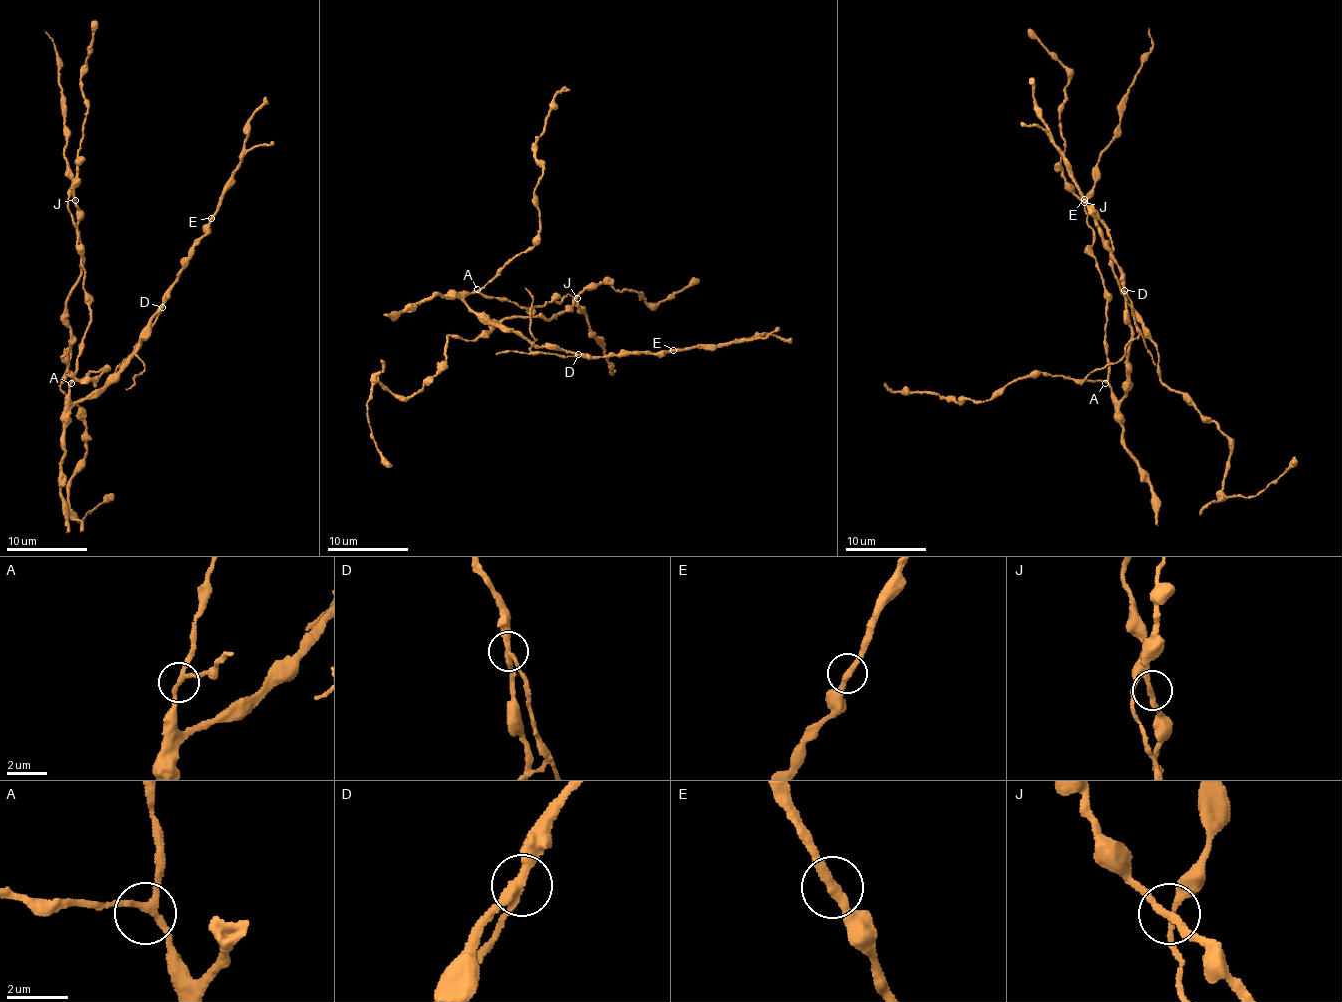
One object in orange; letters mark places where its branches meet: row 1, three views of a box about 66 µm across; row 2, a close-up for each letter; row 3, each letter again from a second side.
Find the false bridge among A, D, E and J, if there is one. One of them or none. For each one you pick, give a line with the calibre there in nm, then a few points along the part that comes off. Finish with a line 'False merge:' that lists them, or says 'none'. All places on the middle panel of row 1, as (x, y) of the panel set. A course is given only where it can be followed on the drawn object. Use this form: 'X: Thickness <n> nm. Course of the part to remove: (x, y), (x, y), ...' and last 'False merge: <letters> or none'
D: Thickness 240 nm. Course of the part to remove: (577, 355), (530, 349), (534, 340), (530, 328), (532, 296), (526, 287)
False merge: D

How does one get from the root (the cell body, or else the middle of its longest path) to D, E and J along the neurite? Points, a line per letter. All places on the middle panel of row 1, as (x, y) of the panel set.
D: (547, 301), (530, 309), (482, 294), (469, 292), (463, 299), (492, 322), (535, 345), (564, 348), (577, 355)
E: (547, 301), (530, 309), (482, 294), (469, 292), (463, 299), (492, 322), (537, 346), (608, 358), (673, 350)
J: (547, 301), (562, 302), (569, 293), (577, 298)

